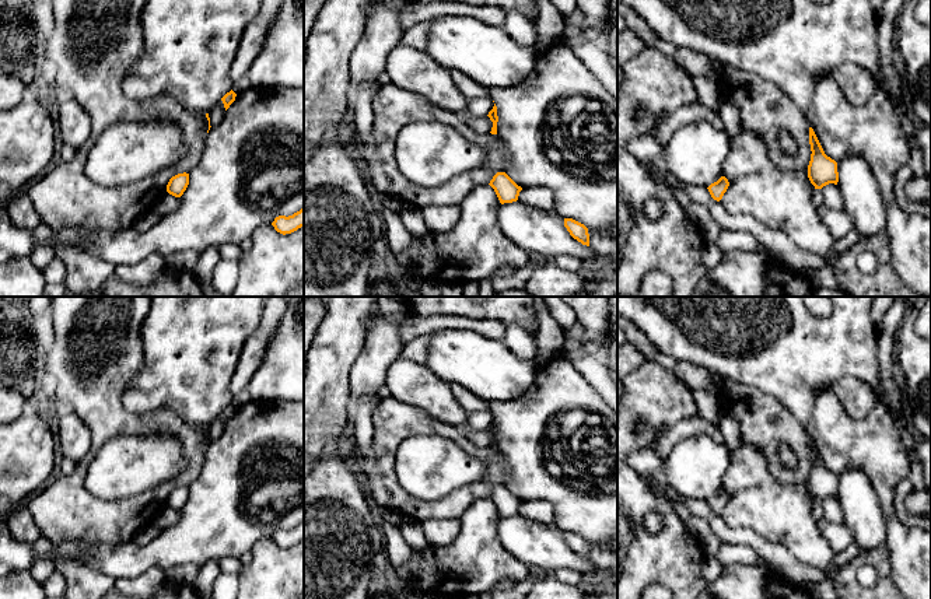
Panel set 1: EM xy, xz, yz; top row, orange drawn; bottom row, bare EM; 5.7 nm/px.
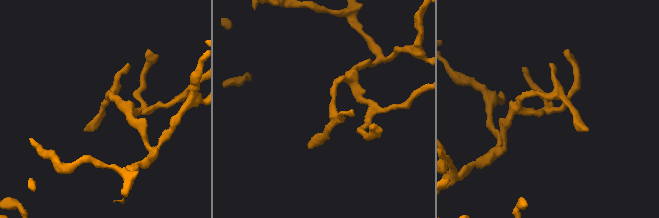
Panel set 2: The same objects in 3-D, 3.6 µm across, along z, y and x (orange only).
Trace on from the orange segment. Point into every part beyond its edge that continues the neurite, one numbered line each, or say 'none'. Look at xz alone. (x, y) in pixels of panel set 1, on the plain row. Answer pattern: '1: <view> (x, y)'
none

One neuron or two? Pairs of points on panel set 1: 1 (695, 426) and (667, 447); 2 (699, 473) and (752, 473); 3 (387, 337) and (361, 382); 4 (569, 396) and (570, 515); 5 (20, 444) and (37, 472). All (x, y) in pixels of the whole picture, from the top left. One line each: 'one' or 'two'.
1: one
2: two
3: one
4: one
5: one

